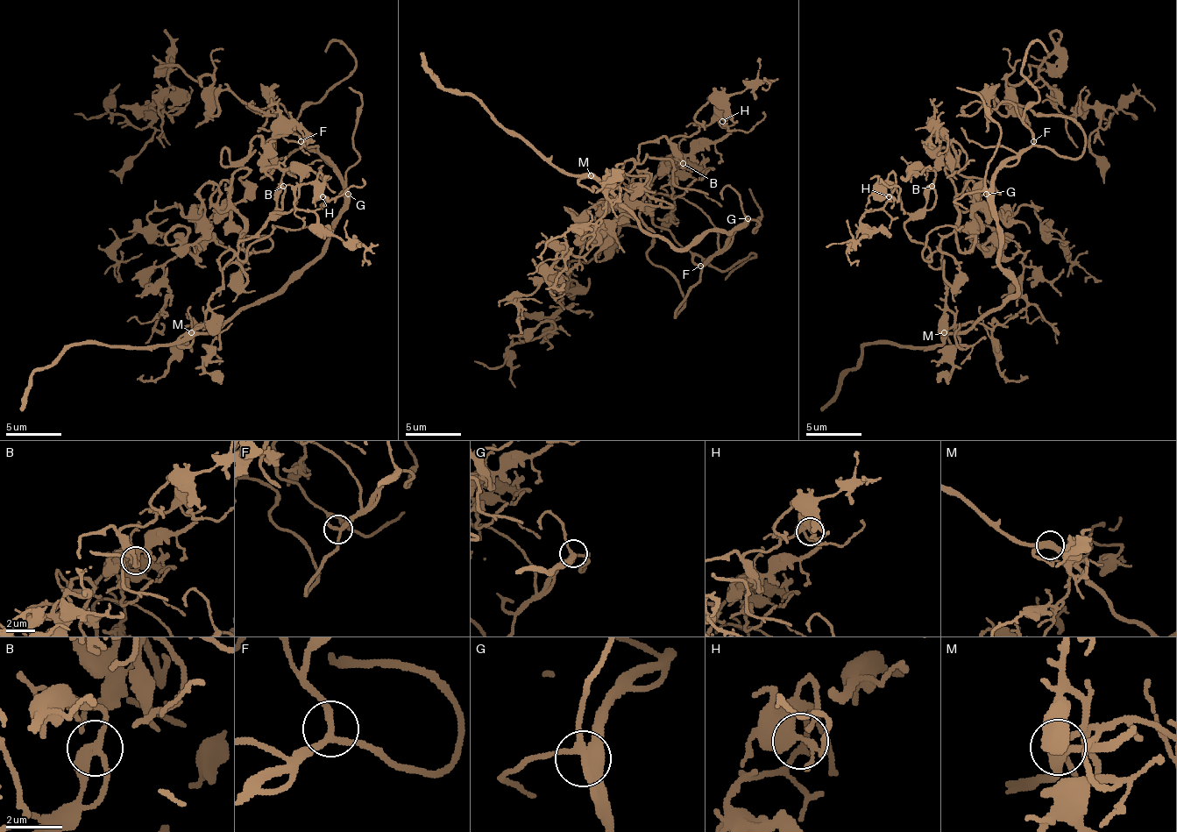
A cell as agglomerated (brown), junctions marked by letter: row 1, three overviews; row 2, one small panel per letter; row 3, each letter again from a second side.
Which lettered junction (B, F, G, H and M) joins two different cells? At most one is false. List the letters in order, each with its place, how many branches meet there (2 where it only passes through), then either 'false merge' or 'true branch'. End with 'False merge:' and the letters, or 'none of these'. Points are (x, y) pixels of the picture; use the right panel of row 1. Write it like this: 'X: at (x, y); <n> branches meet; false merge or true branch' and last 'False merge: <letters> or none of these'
B: at (932, 186); 3 branches meet; true branch
F: at (1033, 141); 3 branches meet; true branch
G: at (986, 194); 4 branches meet; true branch
H: at (889, 196); 3 branches meet; true branch
M: at (944, 332); 3 branches meet; true branch
False merge: none of these

